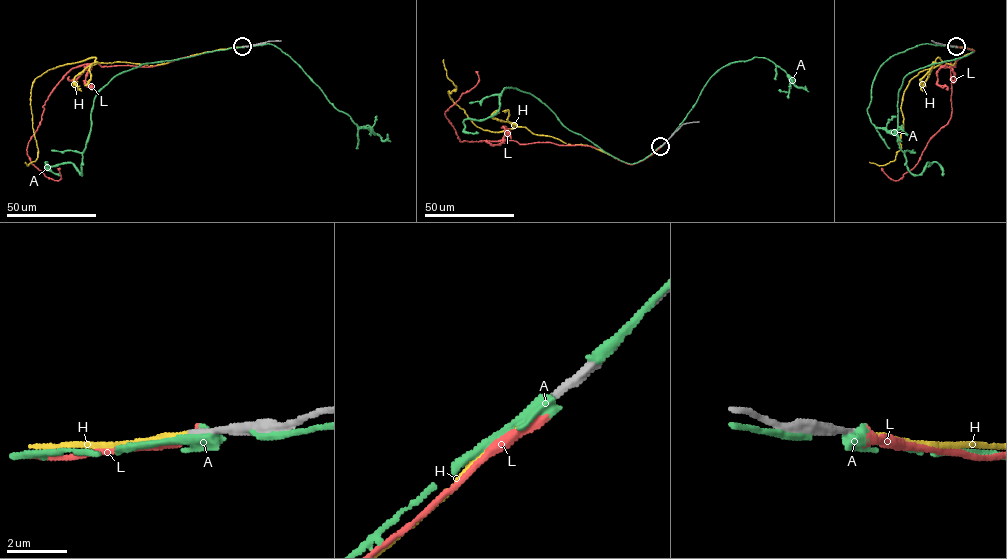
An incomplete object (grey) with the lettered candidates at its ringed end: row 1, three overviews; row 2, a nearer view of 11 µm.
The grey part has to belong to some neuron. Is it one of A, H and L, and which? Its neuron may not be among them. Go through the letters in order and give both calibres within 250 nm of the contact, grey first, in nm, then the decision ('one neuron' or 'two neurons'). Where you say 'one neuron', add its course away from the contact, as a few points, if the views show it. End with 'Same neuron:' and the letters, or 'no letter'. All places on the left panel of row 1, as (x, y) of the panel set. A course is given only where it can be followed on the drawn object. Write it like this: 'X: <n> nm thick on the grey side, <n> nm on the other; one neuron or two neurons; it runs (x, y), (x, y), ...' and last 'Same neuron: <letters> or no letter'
A: 220 nm thick on the grey side, 600 nm on the other; two neurons
H: 170 nm thick on the grey side, 190 nm on the other; one neuron; it runs (242, 46), (152, 65), (94, 57), (49, 69), (30, 92), (38, 152), (25, 162)
L: 190 nm thick on the grey side, 360 nm on the other; two neurons
Same neuron: H

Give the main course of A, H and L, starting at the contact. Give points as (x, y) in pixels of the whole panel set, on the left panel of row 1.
A: (243, 46), (143, 63), (119, 73), (94, 99), (81, 174), (71, 163), (48, 166), (45, 162), (60, 175)
H: (242, 46), (152, 65), (94, 57), (49, 69), (30, 92), (38, 152), (25, 162)
L: (242, 46), (148, 66), (97, 63), (72, 68), (43, 106), (26, 151), (47, 177), (58, 180), (59, 168)

